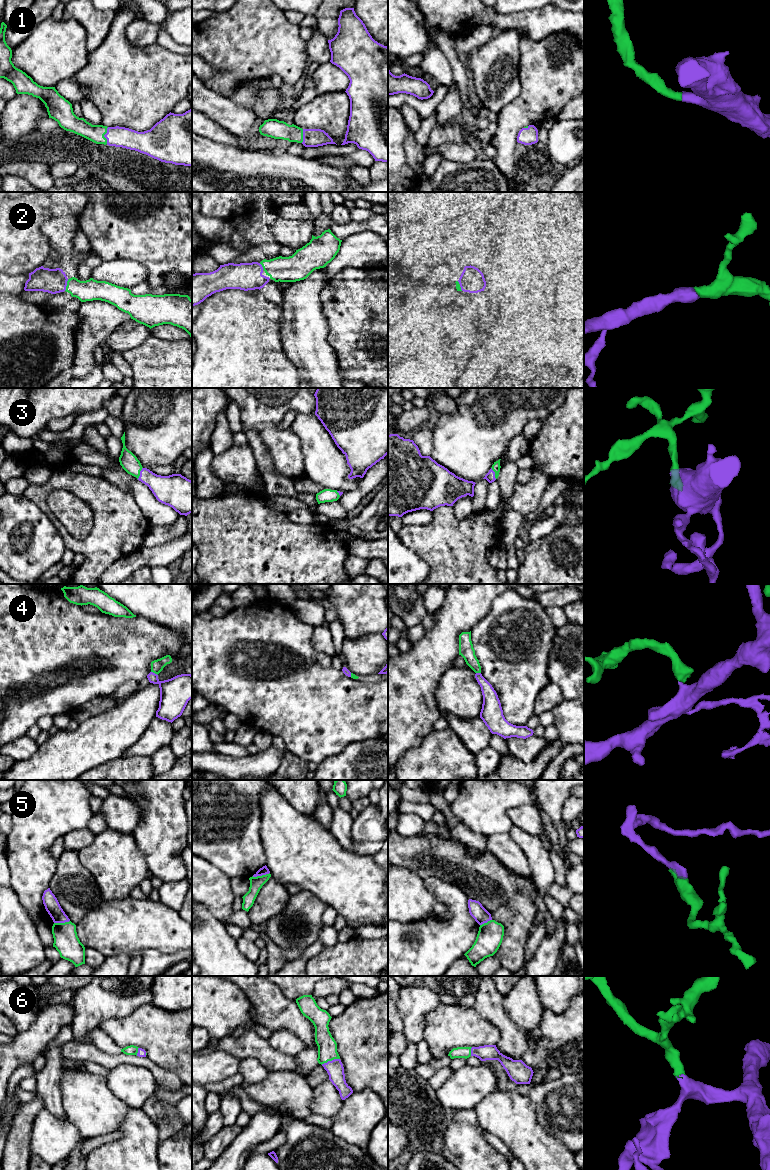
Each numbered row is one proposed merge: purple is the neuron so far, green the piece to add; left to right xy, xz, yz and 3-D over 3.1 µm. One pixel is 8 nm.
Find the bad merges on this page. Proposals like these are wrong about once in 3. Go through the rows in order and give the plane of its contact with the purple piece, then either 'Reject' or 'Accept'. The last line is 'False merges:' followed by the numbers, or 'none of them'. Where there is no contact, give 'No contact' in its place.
1: Touches purple in xy. Accept
2: Touches purple in xy. Accept
3: Touches purple in xy. Accept
4: Touches purple in xy. Reject
5: Touches purple in xz. Reject
6: Touches purple in xz. Accept
False merges: 4, 5

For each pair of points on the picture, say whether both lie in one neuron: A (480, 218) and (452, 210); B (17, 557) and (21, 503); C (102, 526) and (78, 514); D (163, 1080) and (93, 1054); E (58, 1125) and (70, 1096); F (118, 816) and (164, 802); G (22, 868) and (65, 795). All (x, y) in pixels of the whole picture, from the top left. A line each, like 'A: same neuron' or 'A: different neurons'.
A: different neurons
B: same neuron
C: different neurons
D: same neuron
E: different neurons
F: different neurons
G: same neuron

